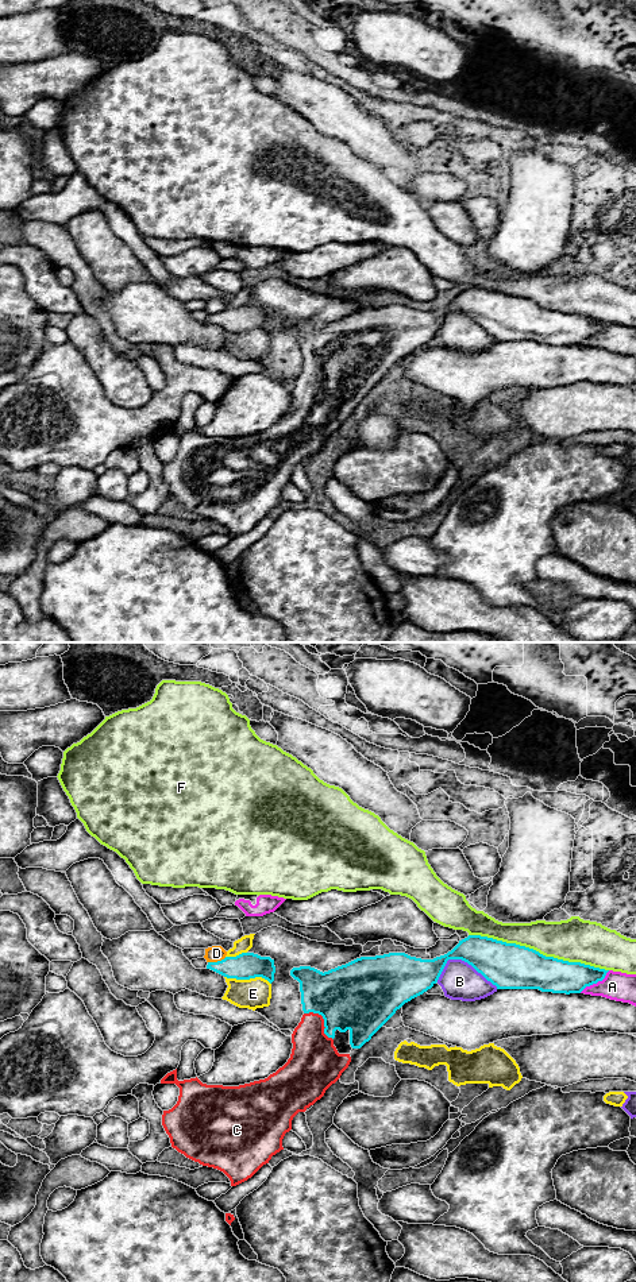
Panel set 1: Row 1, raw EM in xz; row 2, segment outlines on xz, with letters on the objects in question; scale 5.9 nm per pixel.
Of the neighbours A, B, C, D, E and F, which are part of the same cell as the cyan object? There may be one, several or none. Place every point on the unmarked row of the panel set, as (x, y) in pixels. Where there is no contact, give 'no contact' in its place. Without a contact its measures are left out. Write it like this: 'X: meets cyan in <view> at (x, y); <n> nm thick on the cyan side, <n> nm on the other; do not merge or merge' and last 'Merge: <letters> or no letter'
A: meets cyan in xz at (594, 335); 200 nm thick on the cyan side, 170 nm on the other; do not merge
B: meets cyan in xz at (463, 312); 260 nm thick on the cyan side, 220 nm on the other; do not merge
C: meets cyan in xz at (324, 373); 420 nm thick on the cyan side, 300 nm on the other; merge
D: meets cyan in xz at (218, 313); 160 nm thick on the cyan side, 100 nm on the other; do not merge
E: meets cyan in xz at (247, 331); 160 nm thick on the cyan side, 180 nm on the other; do not merge
F: meets cyan in xz at (538, 304); 280 nm thick on the cyan side, 260 nm on the other; do not merge
Merge: C

